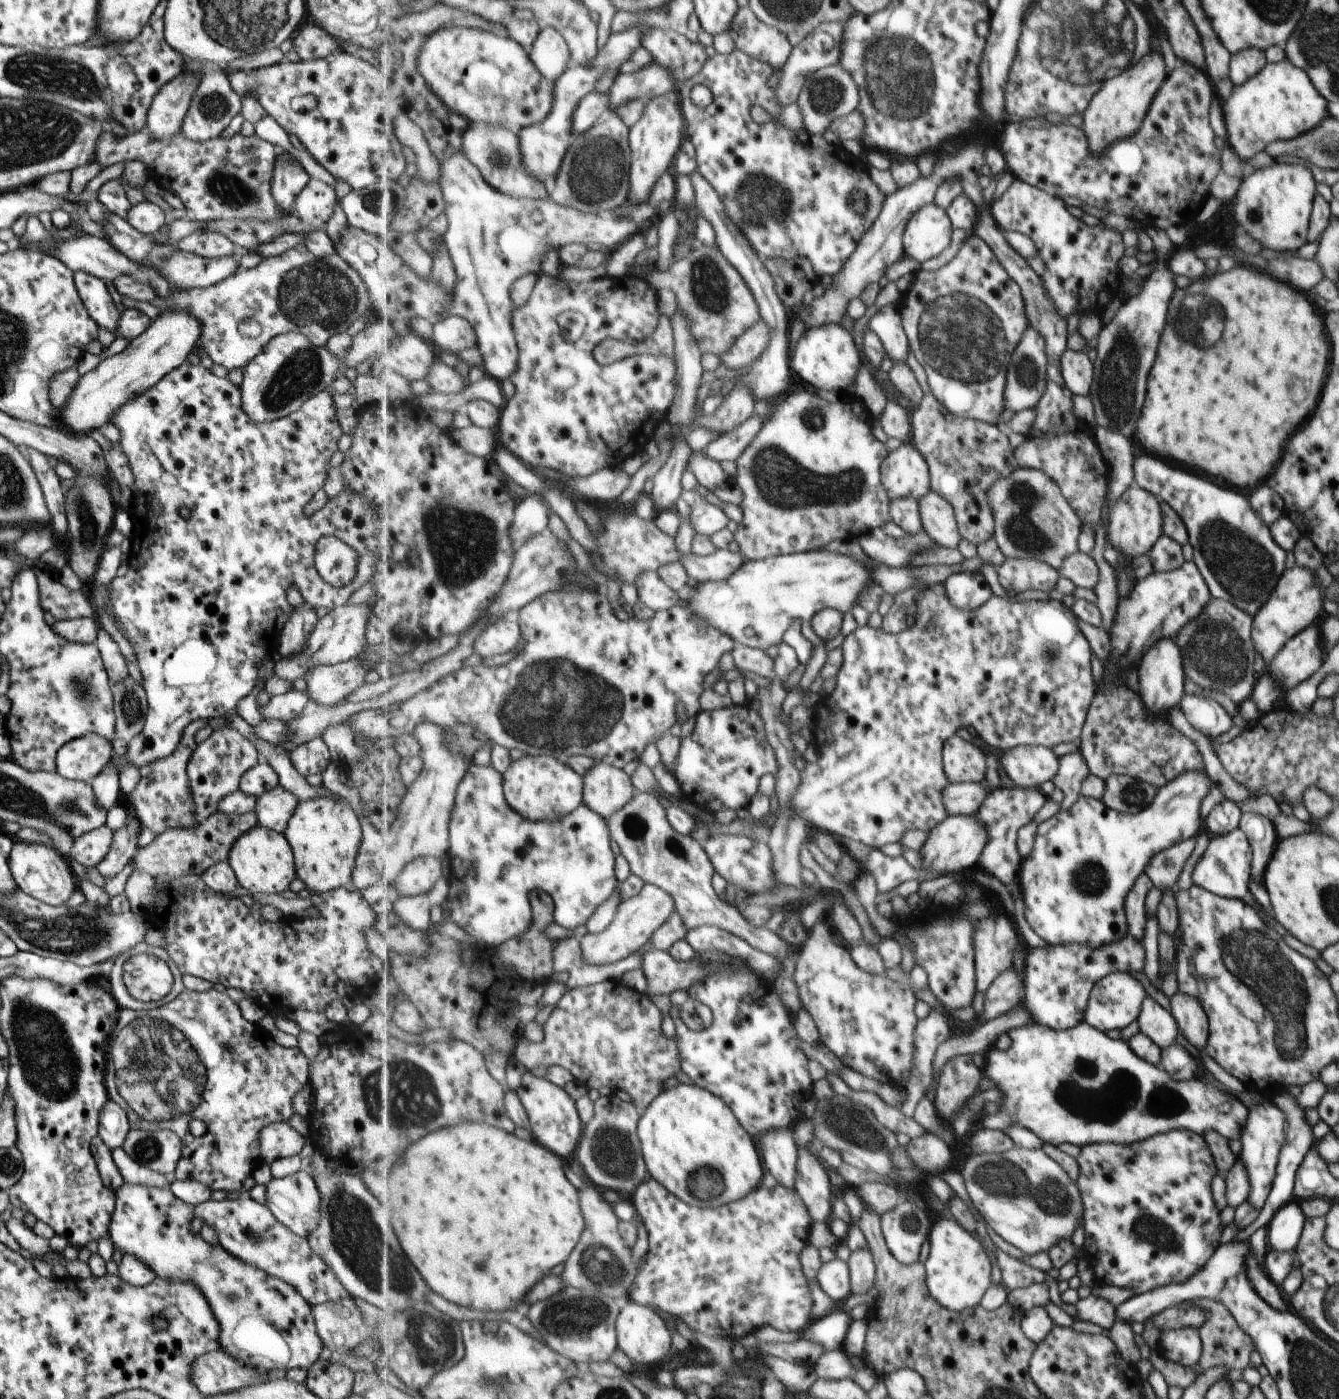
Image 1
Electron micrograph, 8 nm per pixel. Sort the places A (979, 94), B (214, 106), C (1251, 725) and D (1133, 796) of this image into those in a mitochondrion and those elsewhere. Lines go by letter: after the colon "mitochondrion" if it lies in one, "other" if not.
A: other
B: mitochondrion
C: other
D: mitochondrion

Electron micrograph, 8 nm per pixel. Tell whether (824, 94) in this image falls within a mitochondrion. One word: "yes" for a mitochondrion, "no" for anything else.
yes

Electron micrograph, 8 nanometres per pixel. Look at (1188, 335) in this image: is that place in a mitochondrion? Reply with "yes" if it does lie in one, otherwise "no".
yes

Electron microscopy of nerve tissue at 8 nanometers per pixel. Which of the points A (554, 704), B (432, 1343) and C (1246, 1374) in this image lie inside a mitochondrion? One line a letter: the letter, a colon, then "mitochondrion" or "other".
A: mitochondrion
B: mitochondrion
C: other

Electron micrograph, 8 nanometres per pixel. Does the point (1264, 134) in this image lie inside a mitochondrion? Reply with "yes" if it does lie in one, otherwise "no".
no

